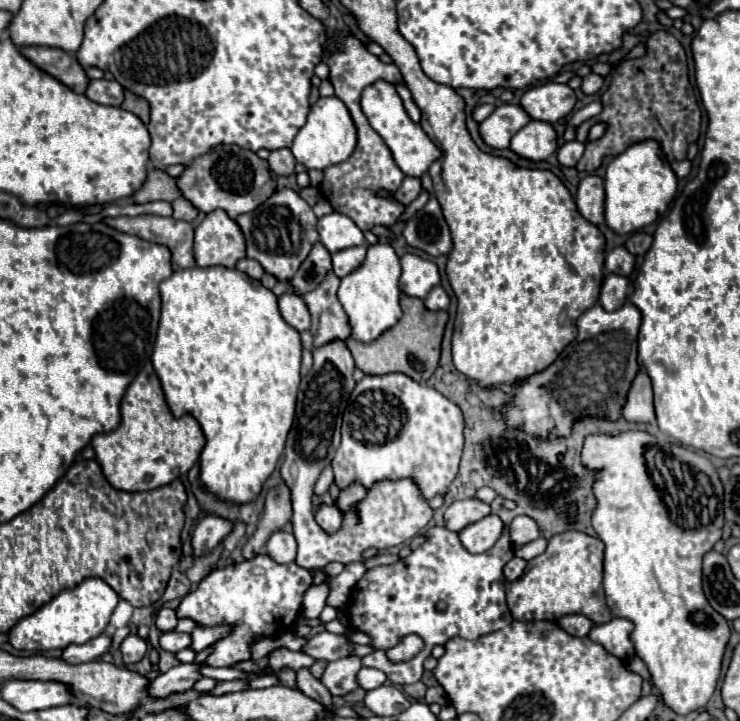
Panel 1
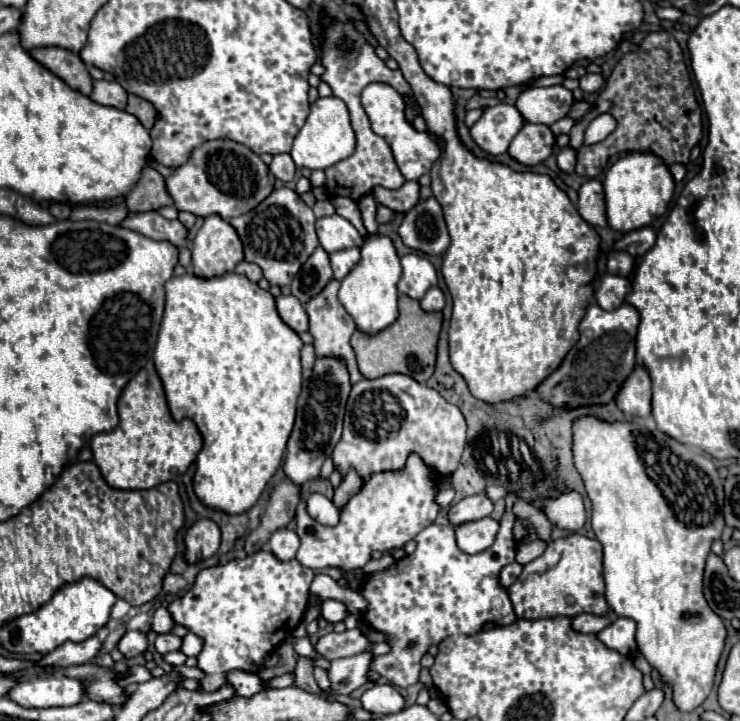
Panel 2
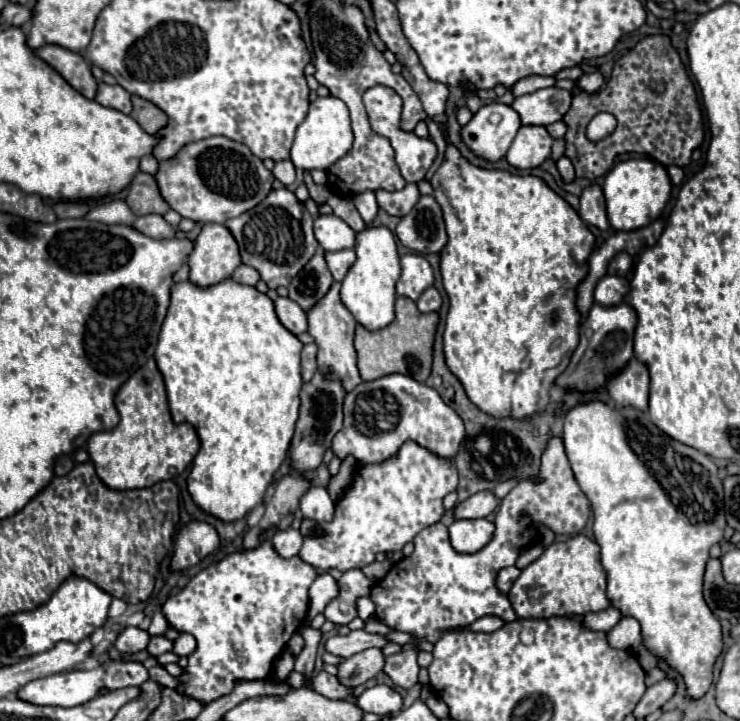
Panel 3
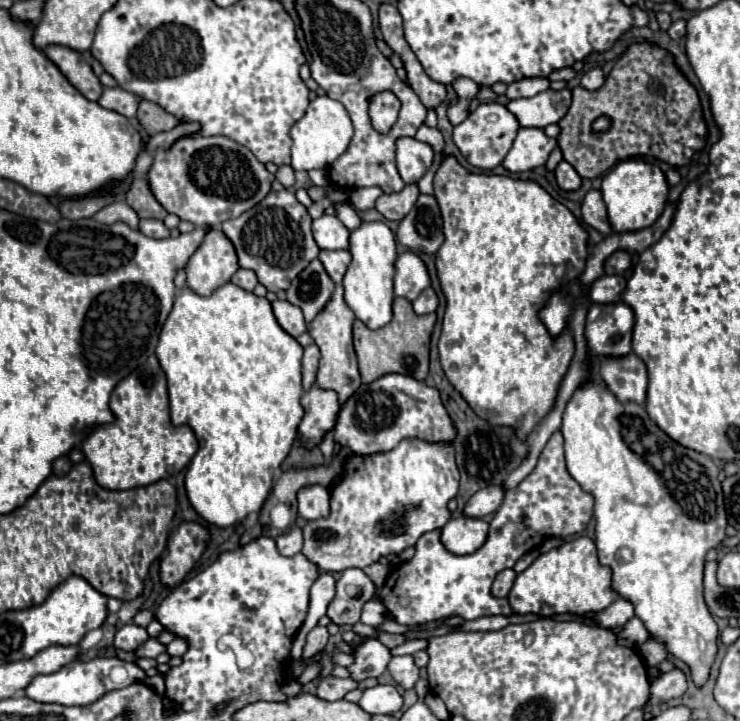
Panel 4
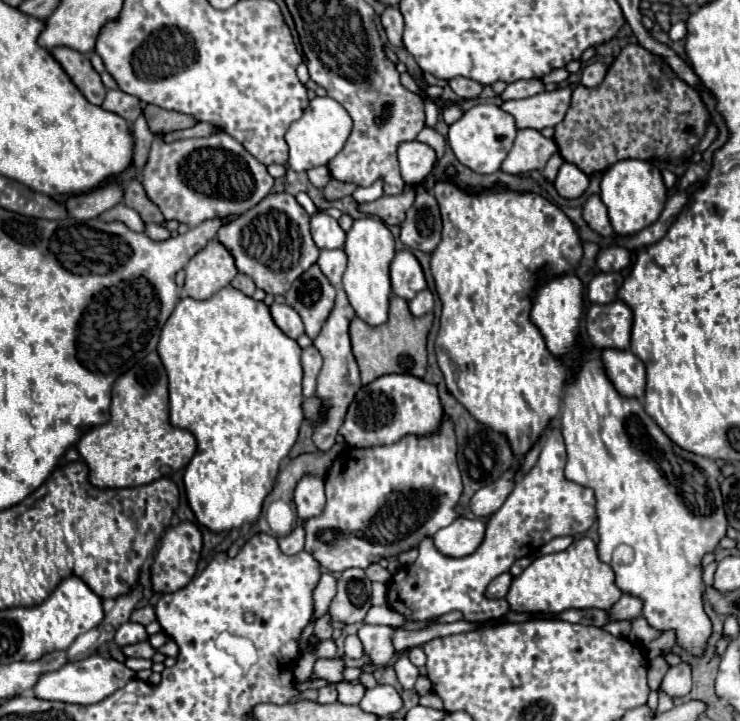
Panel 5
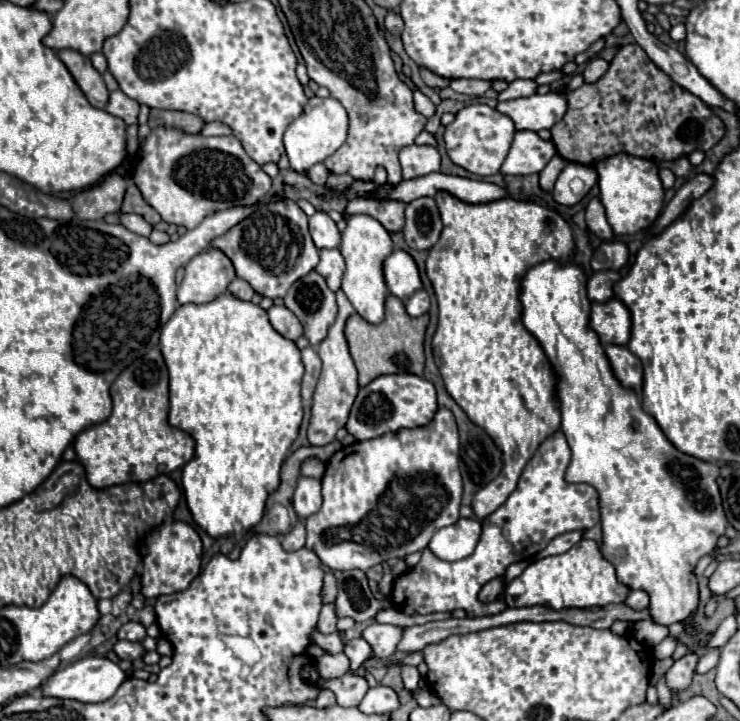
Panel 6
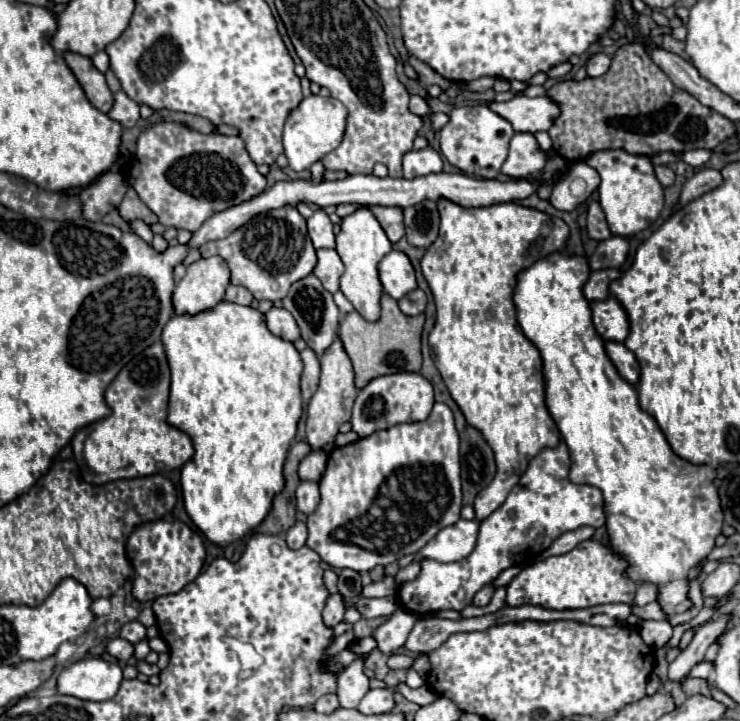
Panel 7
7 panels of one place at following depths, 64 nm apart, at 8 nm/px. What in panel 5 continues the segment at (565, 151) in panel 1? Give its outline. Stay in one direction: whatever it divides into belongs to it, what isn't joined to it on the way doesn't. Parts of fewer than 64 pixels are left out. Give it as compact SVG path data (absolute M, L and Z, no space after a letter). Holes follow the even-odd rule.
M564 162L558 170L554 186L558 194L564 198L578 198L588 188L588 176L582 170L578 170L574 164Z

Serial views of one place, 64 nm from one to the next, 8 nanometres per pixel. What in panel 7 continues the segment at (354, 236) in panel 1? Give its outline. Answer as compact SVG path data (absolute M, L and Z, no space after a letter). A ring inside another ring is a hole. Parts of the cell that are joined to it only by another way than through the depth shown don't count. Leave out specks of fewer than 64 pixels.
M322 208L316 210L308 218L308 232L310 232L310 238L312 238L316 250L320 250L320 248L334 248L334 242L336 242L334 226L332 226L328 214Z

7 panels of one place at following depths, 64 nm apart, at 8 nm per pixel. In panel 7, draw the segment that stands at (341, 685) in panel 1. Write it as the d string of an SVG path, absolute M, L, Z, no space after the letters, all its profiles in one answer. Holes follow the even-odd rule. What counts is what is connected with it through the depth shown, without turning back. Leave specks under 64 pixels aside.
M398 608L384 624L374 628L374 632L370 636L376 640L380 652L390 656L404 646L404 642L406 642L416 620L418 620L416 614L412 614L404 608Z

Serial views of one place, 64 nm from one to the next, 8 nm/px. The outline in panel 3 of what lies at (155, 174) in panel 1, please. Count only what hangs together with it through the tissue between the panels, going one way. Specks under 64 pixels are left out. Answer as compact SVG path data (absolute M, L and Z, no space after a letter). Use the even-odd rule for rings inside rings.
M138 172L132 180L126 204L134 212L134 216L164 214L170 210L168 202L162 198L162 194L158 194L158 182L154 182L154 174L146 172Z

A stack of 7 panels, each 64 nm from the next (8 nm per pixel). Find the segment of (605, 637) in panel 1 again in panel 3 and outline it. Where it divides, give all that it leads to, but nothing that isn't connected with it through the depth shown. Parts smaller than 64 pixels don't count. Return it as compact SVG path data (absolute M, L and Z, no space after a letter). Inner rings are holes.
M624 616L624 618L620 618L620 622L612 630L606 632L606 638L608 638L610 646L614 646L614 648L634 652L642 644L640 624L634 618Z

